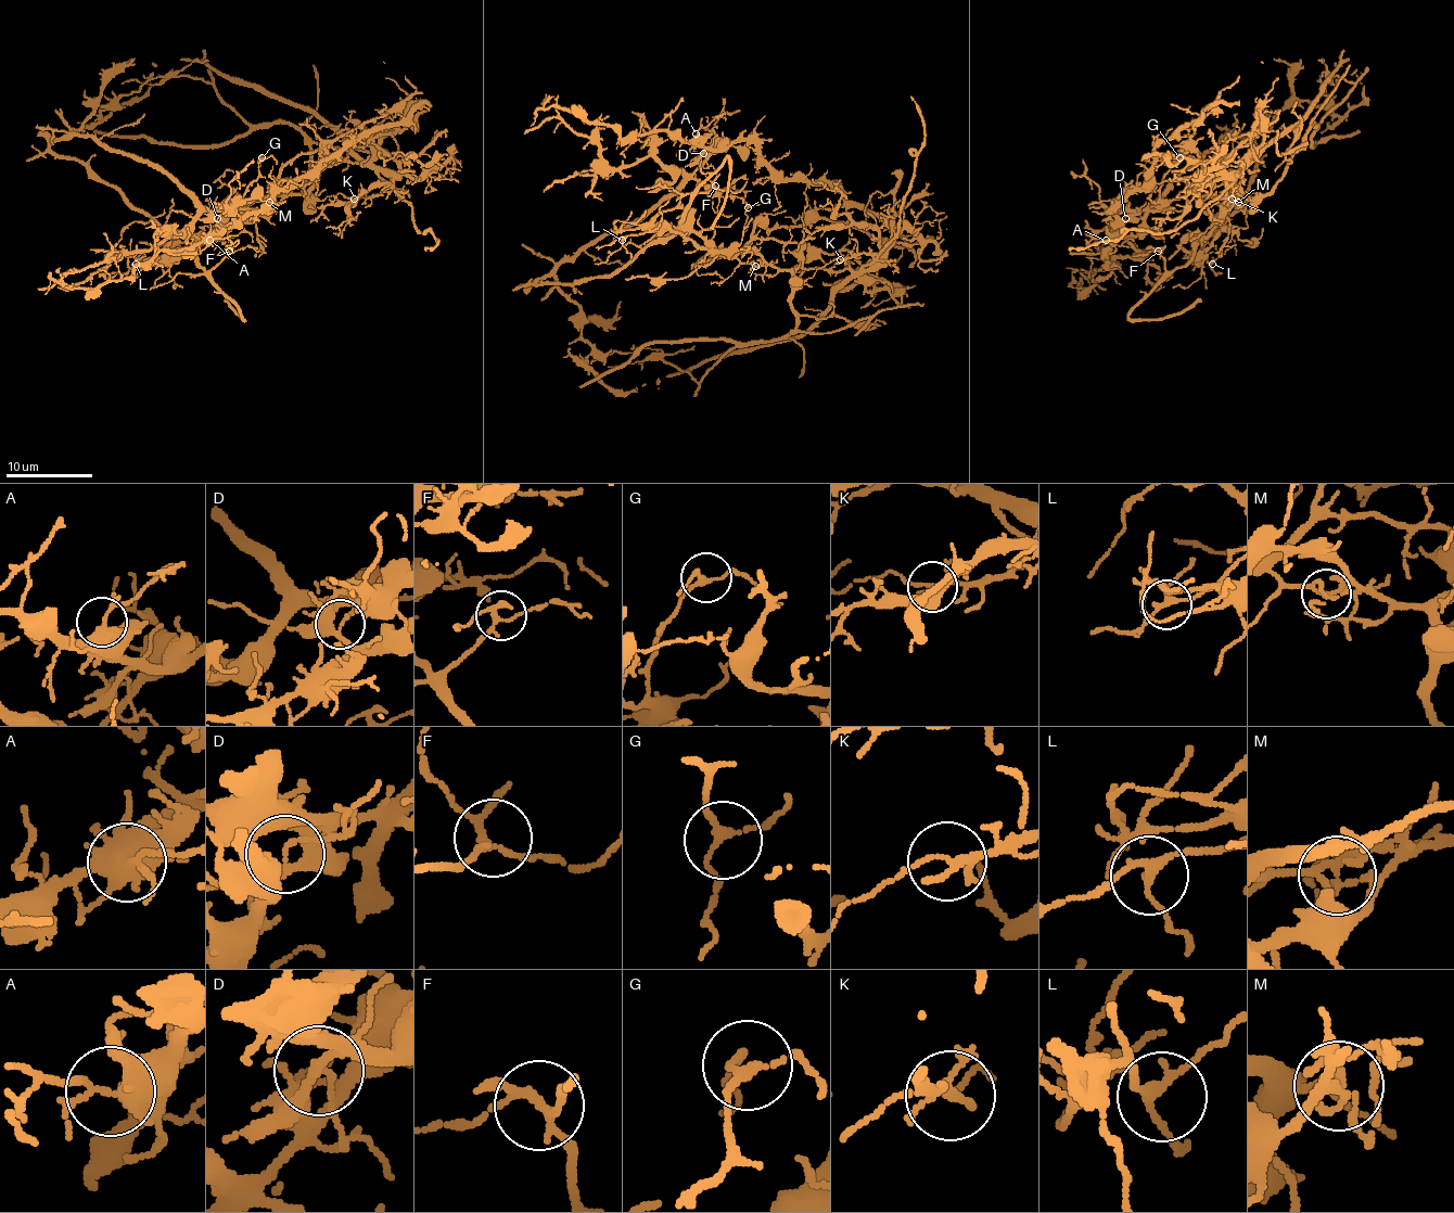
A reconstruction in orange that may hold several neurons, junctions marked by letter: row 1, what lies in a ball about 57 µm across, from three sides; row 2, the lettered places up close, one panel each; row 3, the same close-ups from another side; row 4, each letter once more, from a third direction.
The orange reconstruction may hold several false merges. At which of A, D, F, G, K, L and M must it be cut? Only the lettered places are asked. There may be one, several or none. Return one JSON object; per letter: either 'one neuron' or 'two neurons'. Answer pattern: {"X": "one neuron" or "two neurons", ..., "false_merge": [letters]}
{"A": "one neuron", "D": "two neurons", "F": "one neuron", "G": "one neuron", "K": "two neurons", "L": "one neuron", "M": "two neurons", "false_merge": ["D", "K", "M"]}

